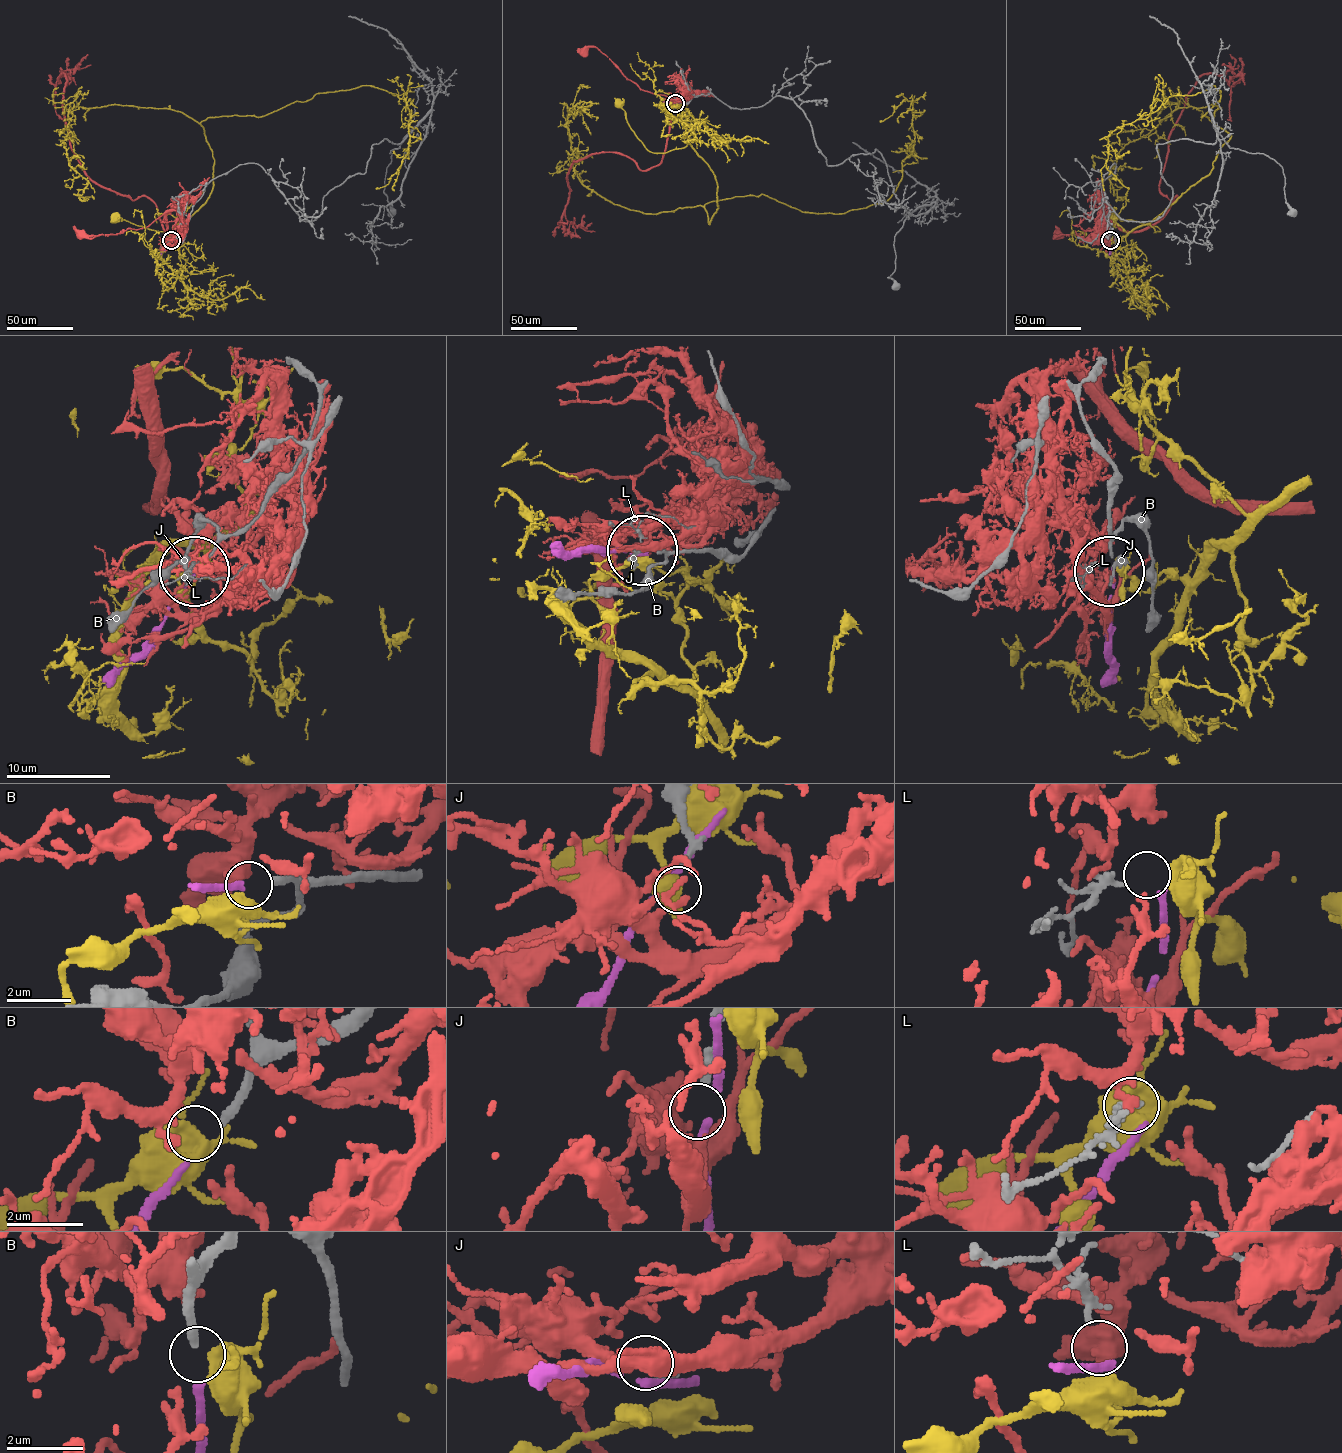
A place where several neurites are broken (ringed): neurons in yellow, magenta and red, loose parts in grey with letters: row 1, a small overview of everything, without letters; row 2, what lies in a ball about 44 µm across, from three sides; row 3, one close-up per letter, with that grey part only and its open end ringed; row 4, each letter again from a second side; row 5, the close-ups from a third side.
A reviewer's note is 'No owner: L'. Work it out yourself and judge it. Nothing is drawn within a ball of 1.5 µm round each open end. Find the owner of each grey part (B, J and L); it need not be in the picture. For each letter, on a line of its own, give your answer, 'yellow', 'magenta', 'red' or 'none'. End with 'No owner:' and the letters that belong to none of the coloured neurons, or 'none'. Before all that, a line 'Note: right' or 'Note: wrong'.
Note: wrong
B: magenta
J: none
L: yellow
No owner: J

